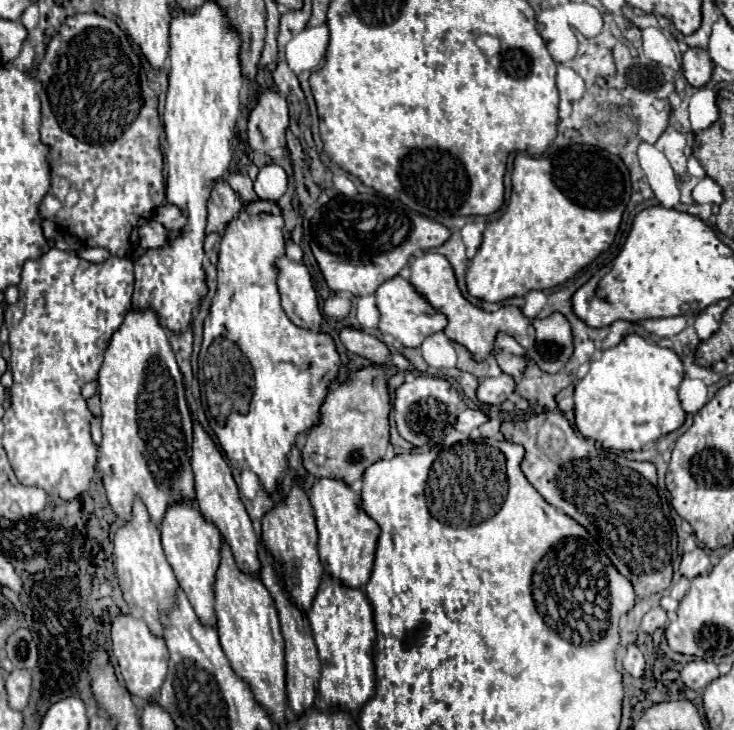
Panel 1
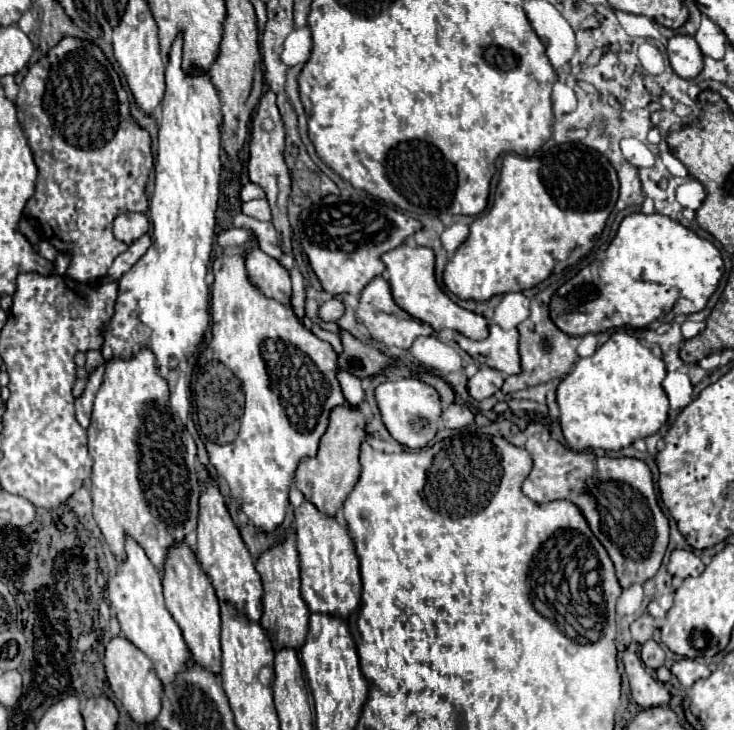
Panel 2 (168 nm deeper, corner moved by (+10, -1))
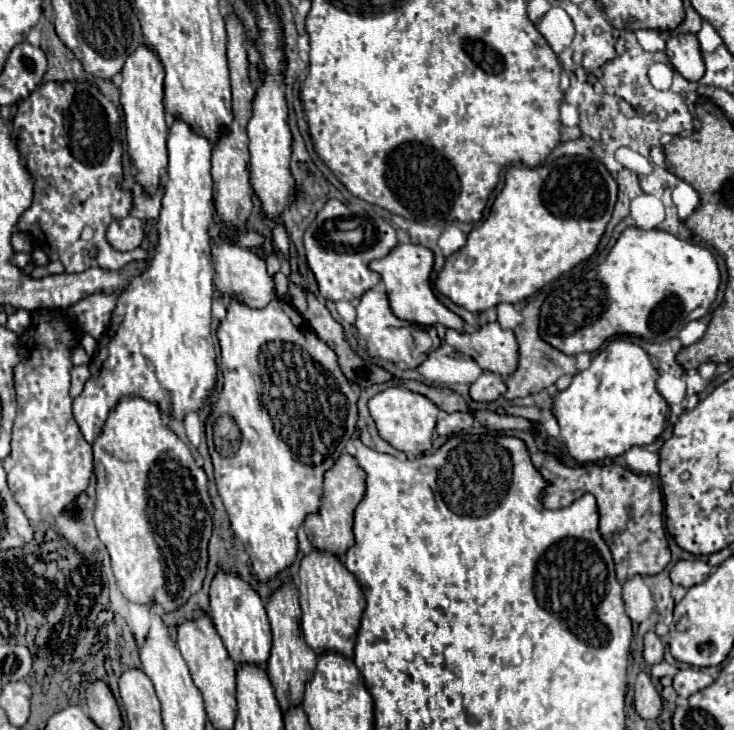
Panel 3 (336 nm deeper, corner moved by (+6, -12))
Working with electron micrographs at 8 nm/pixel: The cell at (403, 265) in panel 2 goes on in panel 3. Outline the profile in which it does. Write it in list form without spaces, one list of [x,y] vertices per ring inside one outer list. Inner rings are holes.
[[[408,242],[408,244],[396,244],[384,258],[372,260],[370,268],[382,276],[382,284],[386,288],[390,308],[400,320],[408,320],[412,324],[422,324],[422,326],[442,324],[446,328],[462,330],[464,326],[462,318],[450,312],[446,306],[442,306],[432,294],[432,288],[430,288],[432,264],[434,264],[434,256],[426,246]]]

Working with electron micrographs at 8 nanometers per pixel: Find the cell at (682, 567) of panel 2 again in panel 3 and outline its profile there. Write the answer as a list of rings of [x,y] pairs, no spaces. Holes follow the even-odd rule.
[[[678,560],[670,572],[674,584],[690,588],[694,584],[704,582],[710,576],[712,568],[704,560]]]

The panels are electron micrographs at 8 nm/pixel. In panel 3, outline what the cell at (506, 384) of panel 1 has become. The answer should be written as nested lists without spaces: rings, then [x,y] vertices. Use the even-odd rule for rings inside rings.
[[[482,372],[482,376],[470,386],[470,398],[476,402],[492,402],[504,392],[506,392],[506,384],[494,372]]]

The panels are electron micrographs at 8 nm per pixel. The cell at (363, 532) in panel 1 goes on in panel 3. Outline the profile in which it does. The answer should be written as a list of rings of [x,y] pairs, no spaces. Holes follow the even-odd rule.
[[[312,550],[300,562],[300,606],[302,606],[302,634],[306,644],[320,656],[324,652],[336,652],[346,658],[354,656],[354,644],[358,624],[364,612],[364,596],[356,578],[344,568],[340,558]]]

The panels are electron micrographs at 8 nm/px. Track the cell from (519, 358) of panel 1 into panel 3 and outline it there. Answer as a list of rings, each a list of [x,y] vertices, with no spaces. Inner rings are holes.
[[[490,322],[474,332],[458,332],[446,328],[444,340],[458,352],[474,358],[482,370],[490,370],[508,378],[518,364],[518,344],[512,330],[504,330],[498,322]]]

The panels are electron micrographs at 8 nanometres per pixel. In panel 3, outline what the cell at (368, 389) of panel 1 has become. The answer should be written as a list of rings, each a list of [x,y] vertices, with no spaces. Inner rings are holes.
[[[342,454],[340,460],[326,472],[324,476],[324,500],[318,514],[312,514],[304,520],[304,530],[308,534],[308,542],[314,550],[330,552],[338,558],[346,554],[348,548],[354,546],[354,532],[352,532],[352,520],[354,520],[354,508],[362,500],[366,492],[364,484],[364,472],[358,466],[356,458]]]

